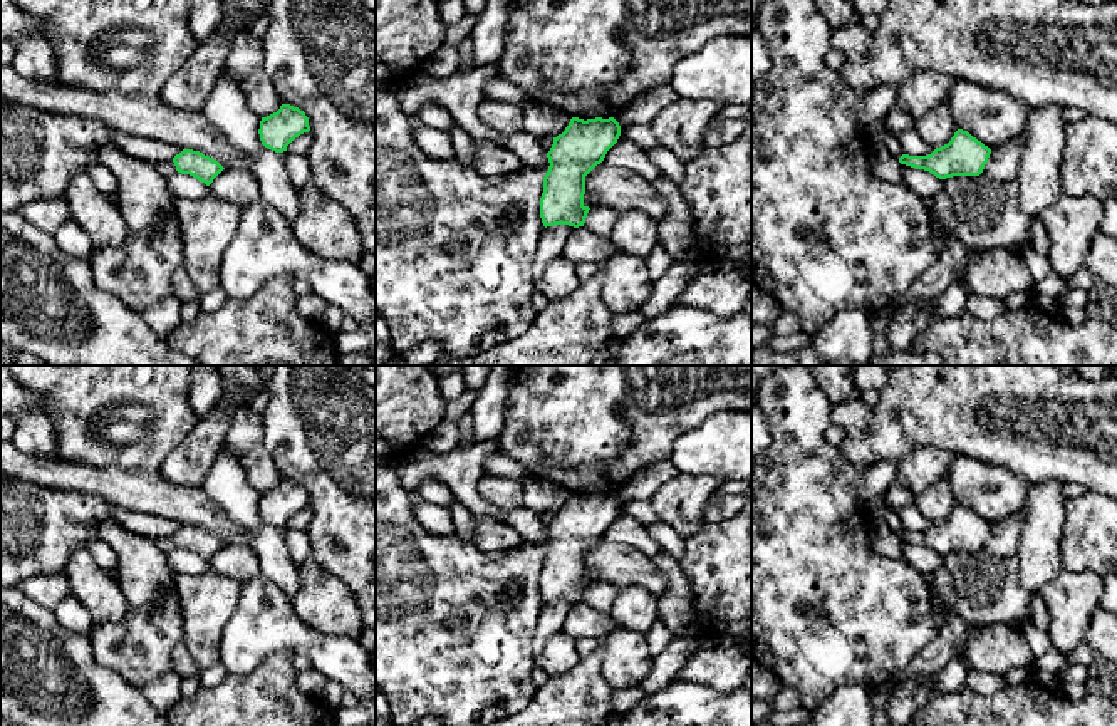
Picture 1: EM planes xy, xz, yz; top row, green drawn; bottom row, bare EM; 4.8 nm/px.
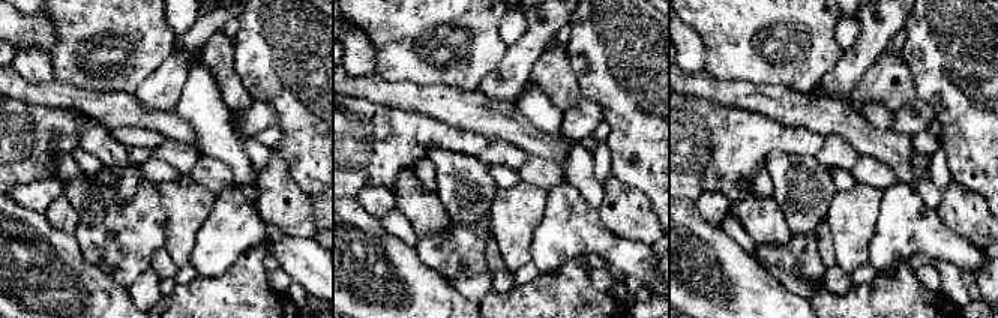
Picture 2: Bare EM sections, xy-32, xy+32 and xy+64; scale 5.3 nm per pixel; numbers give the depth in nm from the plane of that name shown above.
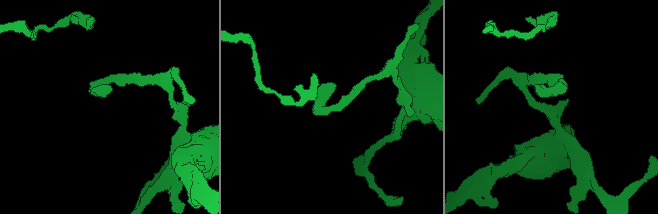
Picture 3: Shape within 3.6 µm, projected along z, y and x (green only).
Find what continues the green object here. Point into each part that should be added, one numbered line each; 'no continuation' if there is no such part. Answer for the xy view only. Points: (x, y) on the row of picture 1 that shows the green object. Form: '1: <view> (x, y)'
1: xy (165, 168)

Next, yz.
no continuation

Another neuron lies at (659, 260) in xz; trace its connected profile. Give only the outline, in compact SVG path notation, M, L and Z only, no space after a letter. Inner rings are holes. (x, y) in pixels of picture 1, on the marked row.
M659 243L646 258L646 267L647 272L652 278L652 282L656 282L659 277L662 277L671 265L676 262L671 253Z

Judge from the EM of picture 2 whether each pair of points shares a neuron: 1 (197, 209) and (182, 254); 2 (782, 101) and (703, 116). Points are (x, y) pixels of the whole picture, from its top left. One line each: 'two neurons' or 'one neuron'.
1: one neuron
2: two neurons

